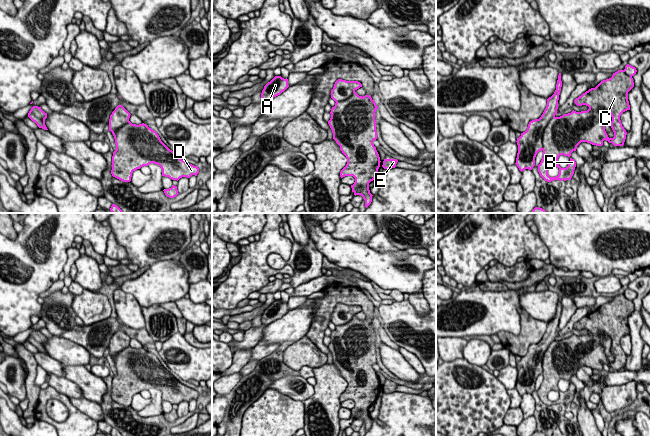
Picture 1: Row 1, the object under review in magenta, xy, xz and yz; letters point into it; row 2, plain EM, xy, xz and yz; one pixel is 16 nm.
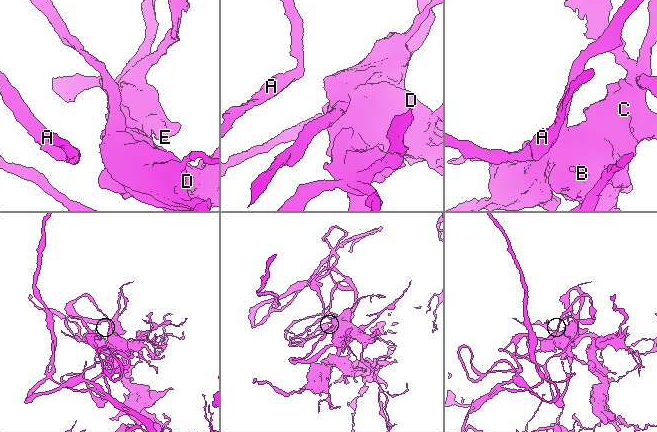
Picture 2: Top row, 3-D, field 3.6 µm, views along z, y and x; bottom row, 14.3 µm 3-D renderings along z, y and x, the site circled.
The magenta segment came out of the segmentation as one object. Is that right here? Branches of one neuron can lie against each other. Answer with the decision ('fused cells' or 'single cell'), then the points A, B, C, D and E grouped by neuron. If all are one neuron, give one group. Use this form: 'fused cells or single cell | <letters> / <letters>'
single cell | A B C D E

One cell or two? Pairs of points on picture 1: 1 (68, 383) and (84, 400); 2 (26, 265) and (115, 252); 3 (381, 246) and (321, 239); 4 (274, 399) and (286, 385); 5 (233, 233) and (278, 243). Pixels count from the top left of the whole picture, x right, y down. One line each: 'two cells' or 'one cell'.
1: one cell
2: two cells
3: two cells
4: two cells
5: two cells

